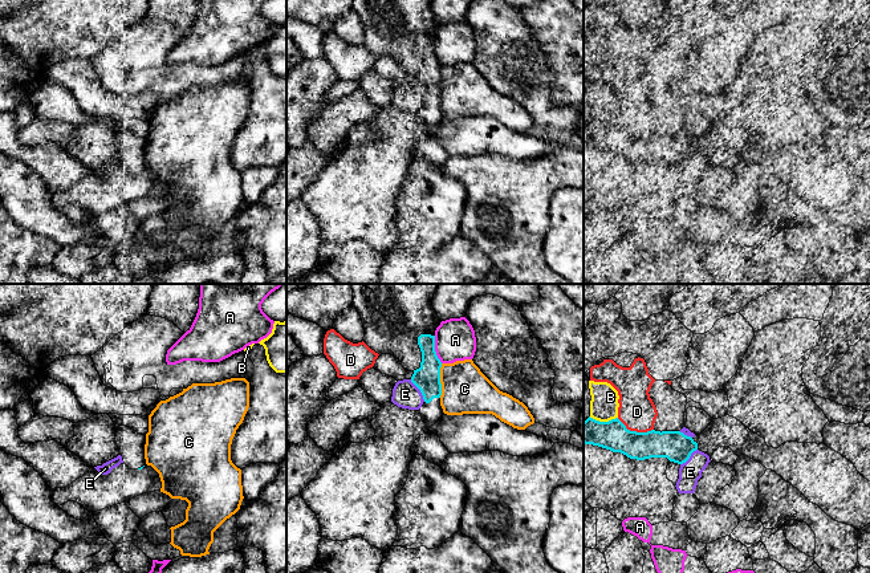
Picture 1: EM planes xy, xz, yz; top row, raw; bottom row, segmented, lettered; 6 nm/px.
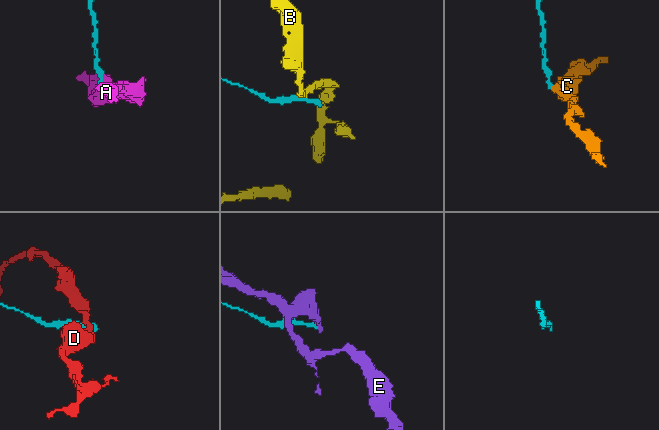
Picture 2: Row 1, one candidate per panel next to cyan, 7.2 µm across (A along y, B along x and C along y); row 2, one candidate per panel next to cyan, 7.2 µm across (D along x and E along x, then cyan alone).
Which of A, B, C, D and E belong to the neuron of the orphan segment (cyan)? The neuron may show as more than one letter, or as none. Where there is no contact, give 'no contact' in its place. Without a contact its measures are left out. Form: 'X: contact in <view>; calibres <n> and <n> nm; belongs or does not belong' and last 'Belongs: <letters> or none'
A: contact in xz; calibres 160 and 240 nm; does not belong
B: contact in yz; calibres 180 and 180 nm; does not belong
C: contact in xz; calibres 160 and 280 nm; does not belong
D: contact in yz; calibres 180 and 220 nm; does not belong
E: contact in xz; calibres 160 and 160 nm; does not belong
Belongs: none

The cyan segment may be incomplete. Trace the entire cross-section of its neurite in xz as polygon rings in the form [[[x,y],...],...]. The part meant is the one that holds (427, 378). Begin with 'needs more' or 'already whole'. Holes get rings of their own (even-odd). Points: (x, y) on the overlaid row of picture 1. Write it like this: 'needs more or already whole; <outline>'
needs more; [[[420,334],[418,345],[422,351],[420,367],[414,370],[411,382],[420,390],[423,405],[419,409],[427,427],[434,426],[444,414],[440,406],[442,383],[440,367],[442,362],[435,351],[435,336]]]

